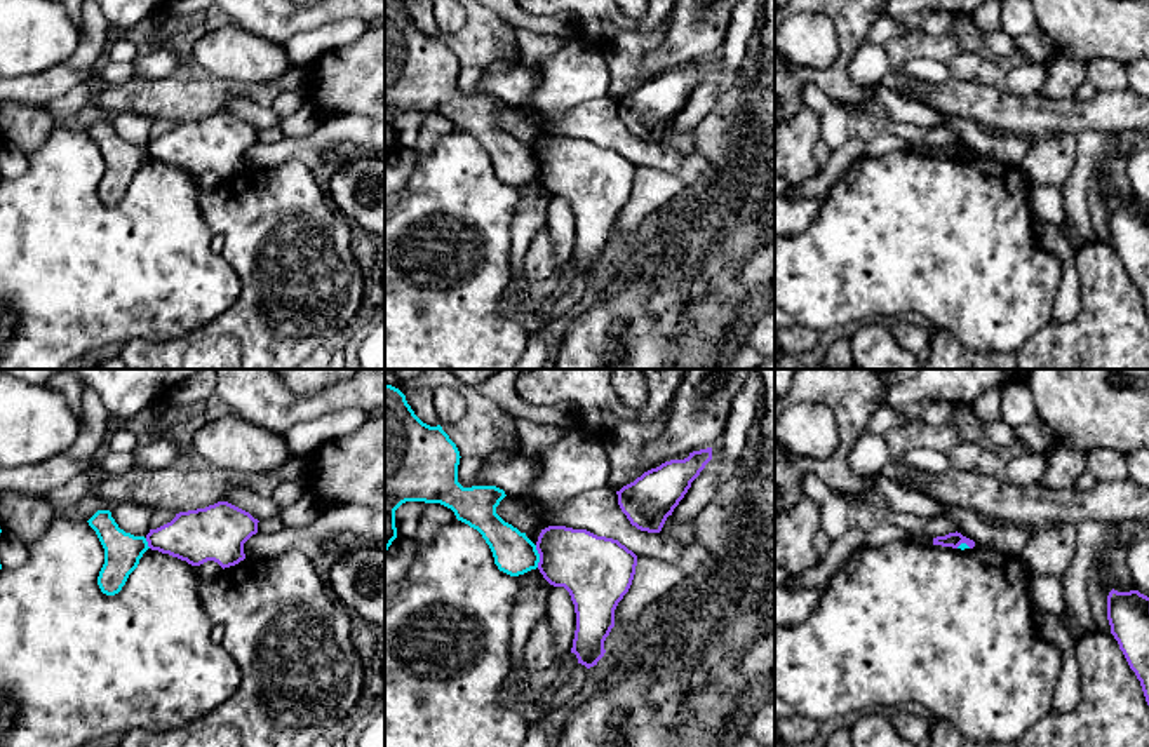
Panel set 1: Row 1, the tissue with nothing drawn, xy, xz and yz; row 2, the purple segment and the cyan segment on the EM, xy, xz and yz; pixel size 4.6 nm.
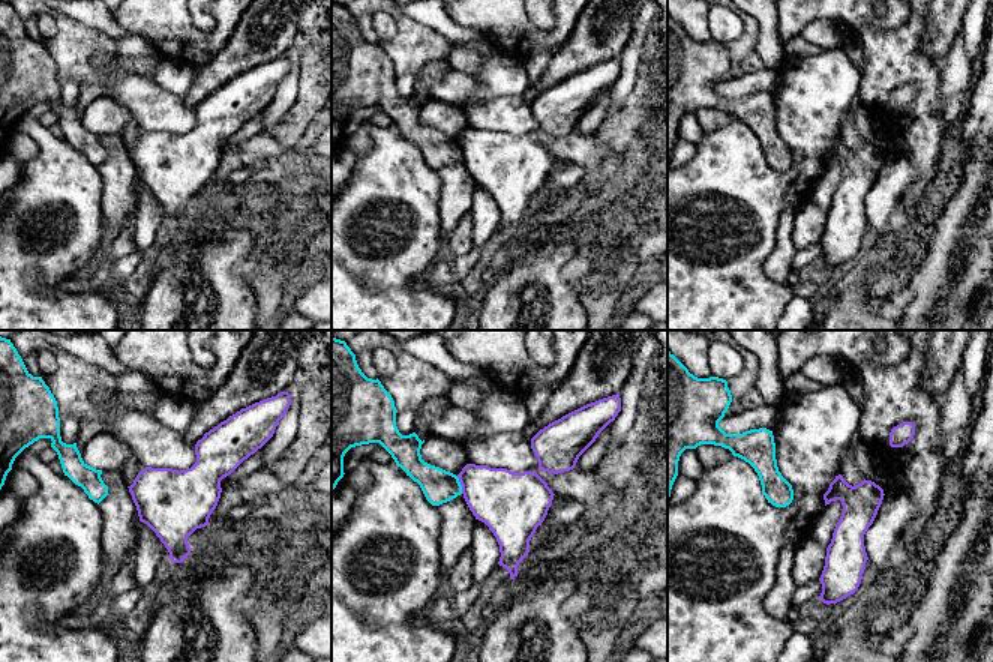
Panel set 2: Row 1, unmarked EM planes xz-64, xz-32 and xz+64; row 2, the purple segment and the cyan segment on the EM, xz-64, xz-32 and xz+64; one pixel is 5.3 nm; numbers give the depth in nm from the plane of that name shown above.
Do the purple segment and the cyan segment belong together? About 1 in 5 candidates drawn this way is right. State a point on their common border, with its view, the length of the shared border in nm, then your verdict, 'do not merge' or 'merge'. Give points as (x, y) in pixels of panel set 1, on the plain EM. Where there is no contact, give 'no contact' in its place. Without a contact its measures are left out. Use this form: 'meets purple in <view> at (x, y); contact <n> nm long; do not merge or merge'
meets purple in xz at (540, 166); contact 110 nm long; do not merge

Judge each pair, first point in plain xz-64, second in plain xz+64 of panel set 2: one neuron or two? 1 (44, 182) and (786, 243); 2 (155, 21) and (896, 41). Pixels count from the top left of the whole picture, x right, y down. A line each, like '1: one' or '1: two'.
1: two
2: two

